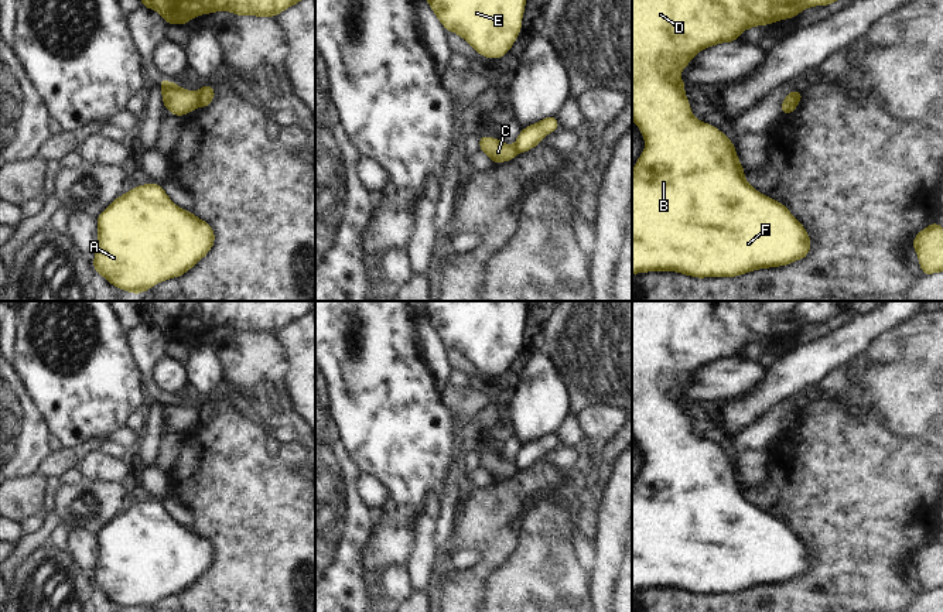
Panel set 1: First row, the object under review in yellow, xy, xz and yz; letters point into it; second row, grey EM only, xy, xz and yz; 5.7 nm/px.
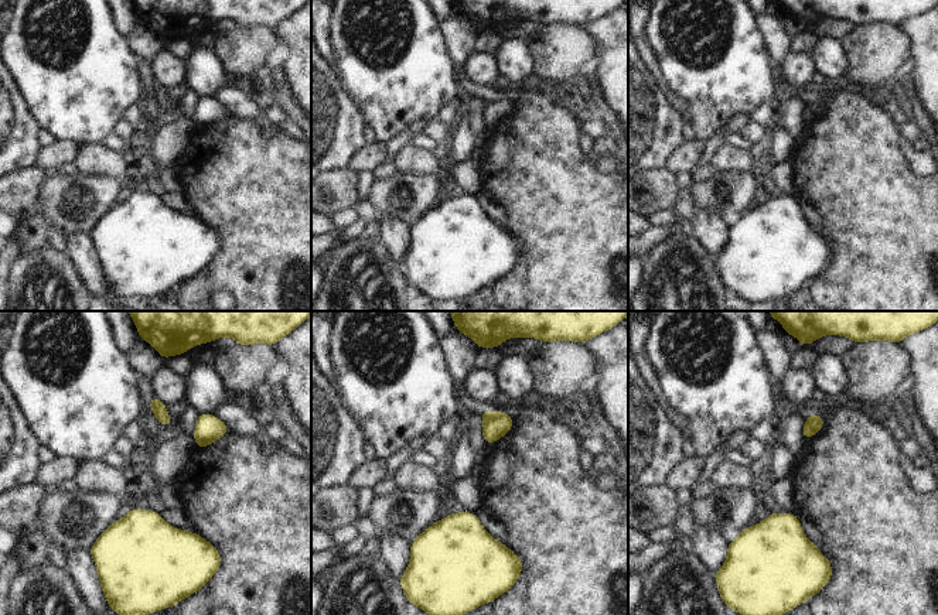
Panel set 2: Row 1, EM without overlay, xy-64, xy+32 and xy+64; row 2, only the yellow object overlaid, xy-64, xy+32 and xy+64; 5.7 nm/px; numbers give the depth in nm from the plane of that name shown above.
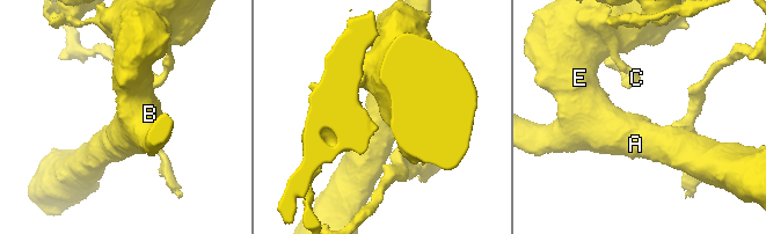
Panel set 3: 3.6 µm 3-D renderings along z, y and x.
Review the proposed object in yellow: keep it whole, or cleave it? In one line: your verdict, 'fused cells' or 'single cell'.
fused cells

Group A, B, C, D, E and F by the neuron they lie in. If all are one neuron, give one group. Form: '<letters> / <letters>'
A B D E F / C

